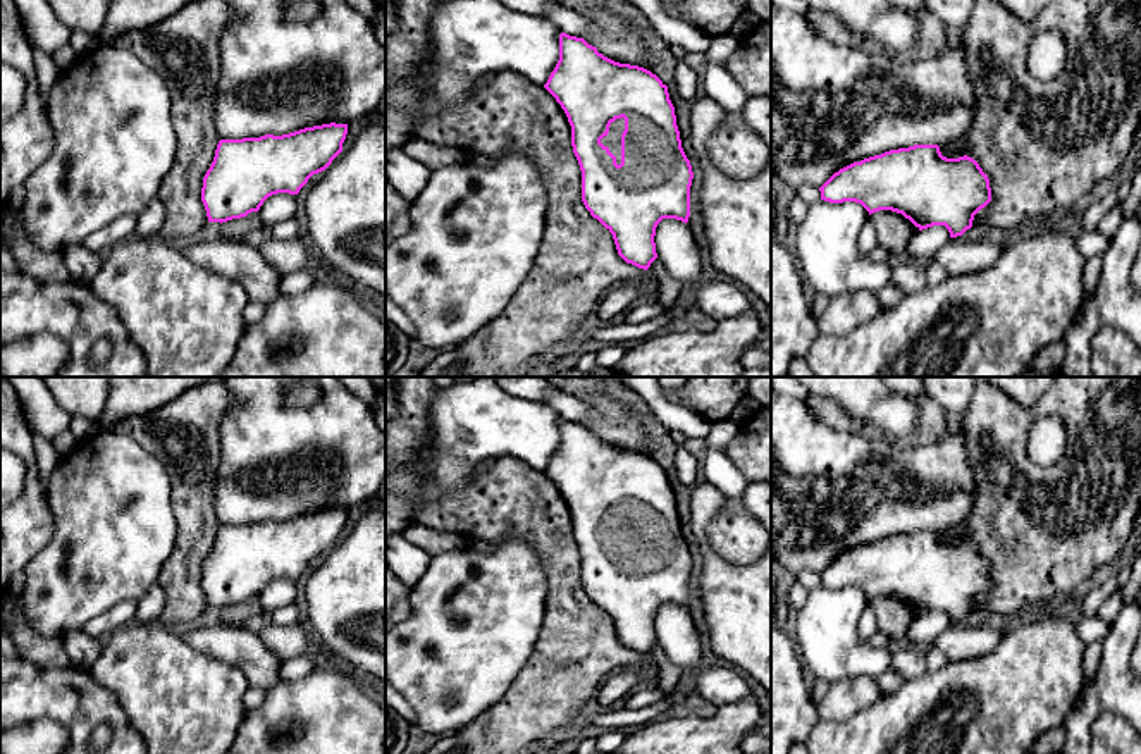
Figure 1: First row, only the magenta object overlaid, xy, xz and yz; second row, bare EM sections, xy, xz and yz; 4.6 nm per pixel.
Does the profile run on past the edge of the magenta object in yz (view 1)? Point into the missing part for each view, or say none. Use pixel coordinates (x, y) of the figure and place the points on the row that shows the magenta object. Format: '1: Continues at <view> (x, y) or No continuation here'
1: No continuation here

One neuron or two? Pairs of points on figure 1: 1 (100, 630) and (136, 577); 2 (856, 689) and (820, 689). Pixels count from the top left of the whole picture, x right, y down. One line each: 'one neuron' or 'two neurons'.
1: two neurons
2: two neurons

